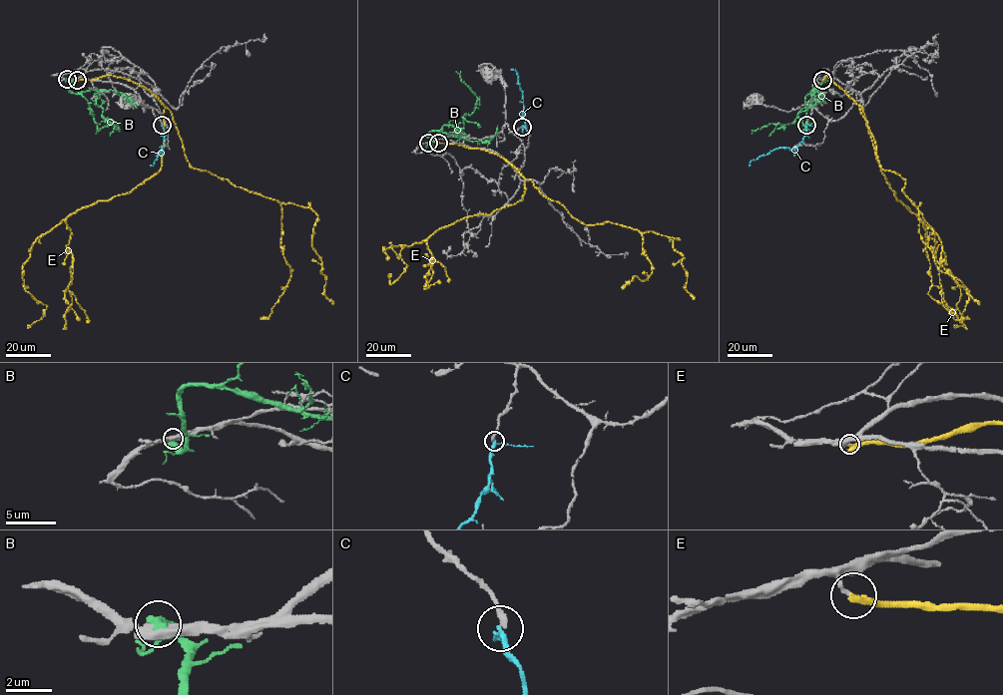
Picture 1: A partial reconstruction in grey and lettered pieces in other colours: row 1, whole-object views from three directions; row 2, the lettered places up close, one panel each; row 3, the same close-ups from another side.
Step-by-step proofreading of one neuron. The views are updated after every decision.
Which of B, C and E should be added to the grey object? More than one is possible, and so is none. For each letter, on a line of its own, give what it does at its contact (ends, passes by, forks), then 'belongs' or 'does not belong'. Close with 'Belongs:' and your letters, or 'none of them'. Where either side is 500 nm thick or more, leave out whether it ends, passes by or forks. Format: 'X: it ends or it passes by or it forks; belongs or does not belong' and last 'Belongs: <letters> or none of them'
B: does not belong
C: it passes by; does not belong
E: it ends; does not belong
Belongs: none of them

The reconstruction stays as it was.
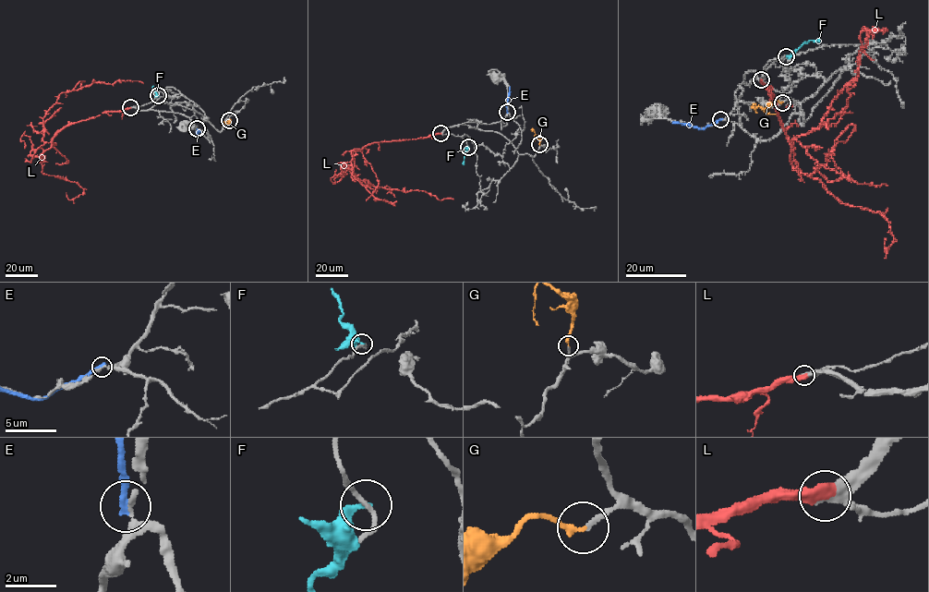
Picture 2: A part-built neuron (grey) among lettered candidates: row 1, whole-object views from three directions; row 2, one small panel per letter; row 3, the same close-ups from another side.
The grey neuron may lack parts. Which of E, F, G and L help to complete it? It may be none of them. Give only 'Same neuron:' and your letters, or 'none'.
Same neuron: G, L

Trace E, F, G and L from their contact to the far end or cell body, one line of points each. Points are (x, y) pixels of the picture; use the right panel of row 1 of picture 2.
E: (720, 119), (702, 128), (673, 121)
F: (786, 57), (804, 42), (819, 39)
G: (782, 102), (776, 101), (763, 109), (776, 114)
L: (761, 79), (773, 89), (779, 122), (793, 144), (818, 126), (857, 74), (867, 31), (885, 28), (883, 33)

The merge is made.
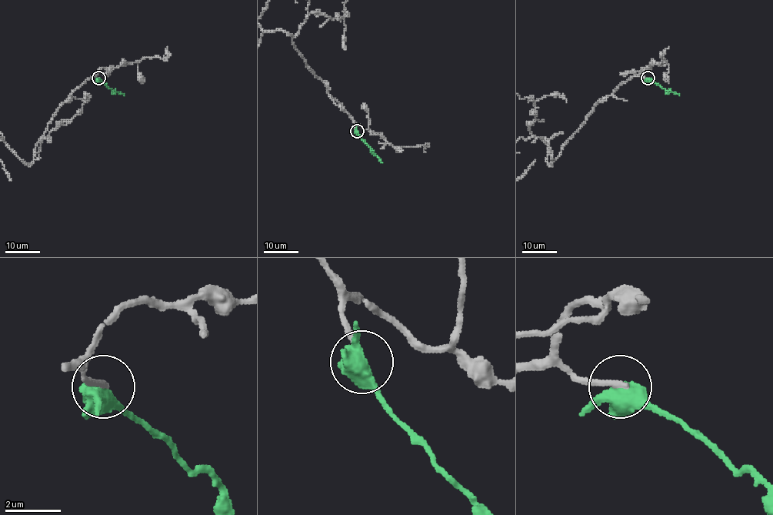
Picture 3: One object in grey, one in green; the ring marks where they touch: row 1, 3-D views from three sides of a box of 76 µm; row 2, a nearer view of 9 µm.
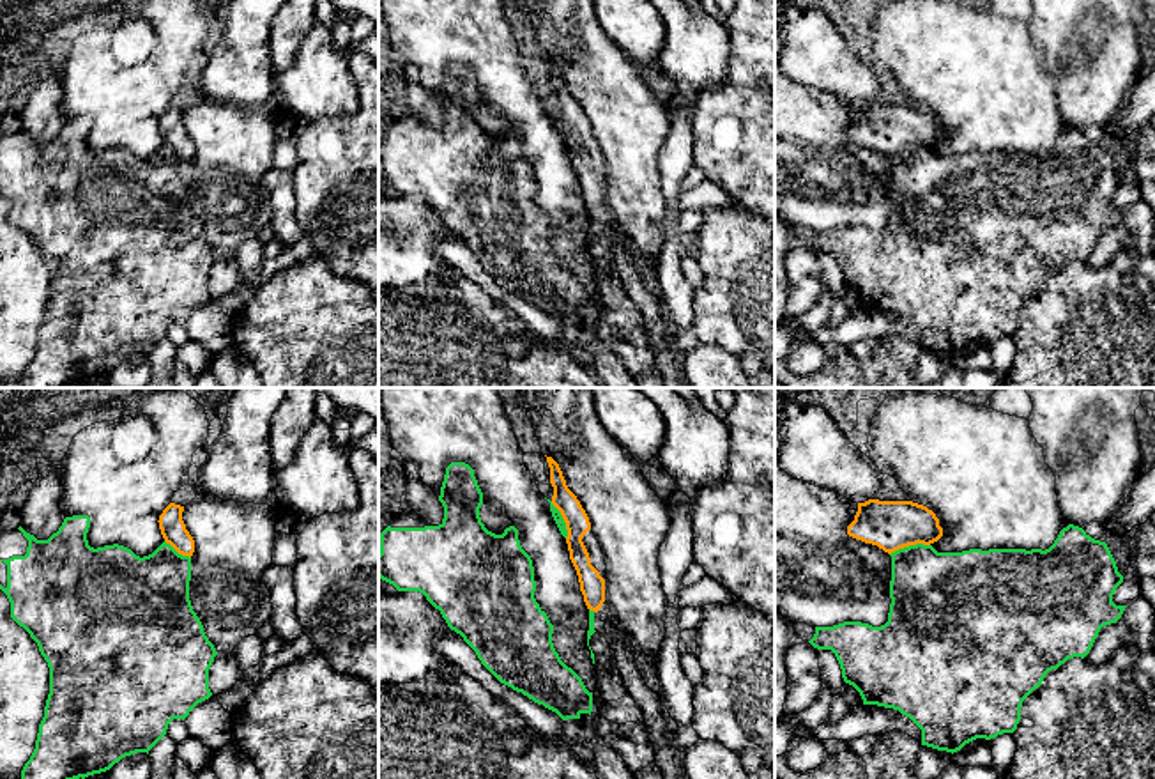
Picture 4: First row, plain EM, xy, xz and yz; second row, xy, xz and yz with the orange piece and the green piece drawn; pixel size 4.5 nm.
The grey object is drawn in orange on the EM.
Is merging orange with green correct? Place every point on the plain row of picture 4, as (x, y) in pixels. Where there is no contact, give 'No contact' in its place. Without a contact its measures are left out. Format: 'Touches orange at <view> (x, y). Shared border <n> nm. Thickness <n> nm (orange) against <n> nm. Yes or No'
Touches orange at yz (910, 147). Shared border 190 nm. Thickness 220 nm (orange) against 380 nm. No

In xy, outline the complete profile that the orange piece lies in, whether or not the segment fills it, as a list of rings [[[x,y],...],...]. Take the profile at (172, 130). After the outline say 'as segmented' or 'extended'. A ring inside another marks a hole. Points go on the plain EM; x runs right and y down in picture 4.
[[[170,106],[159,119],[159,133],[166,147],[170,147],[179,158],[193,159],[195,143],[186,133],[182,124],[184,110]]] | as segmented

